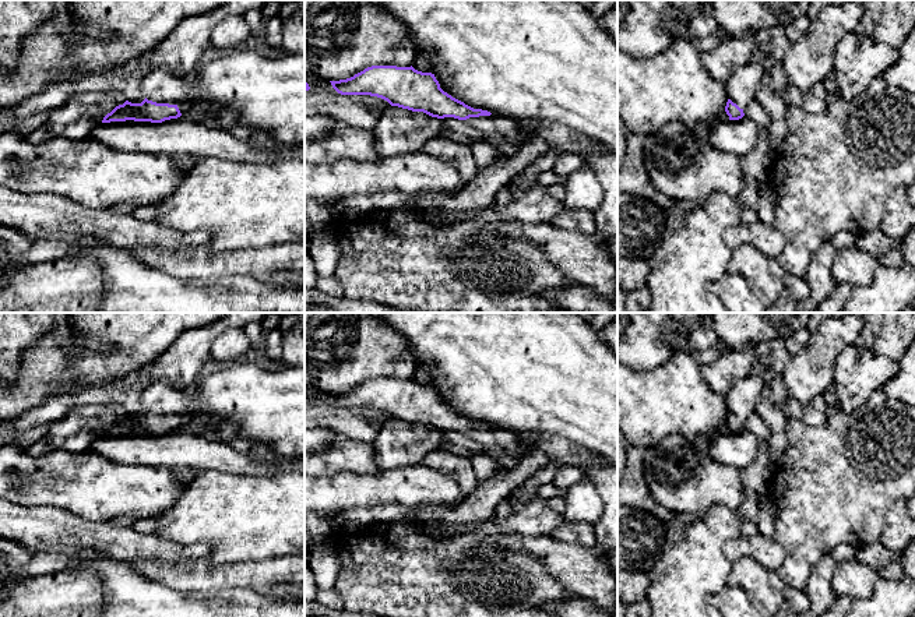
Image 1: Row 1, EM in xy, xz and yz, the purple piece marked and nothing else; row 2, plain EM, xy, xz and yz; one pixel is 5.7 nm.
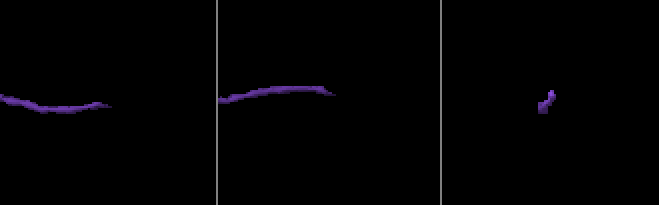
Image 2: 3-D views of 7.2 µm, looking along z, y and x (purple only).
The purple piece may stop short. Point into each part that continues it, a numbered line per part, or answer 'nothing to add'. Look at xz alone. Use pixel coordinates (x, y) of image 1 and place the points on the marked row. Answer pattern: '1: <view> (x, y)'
1: xz (495, 124)

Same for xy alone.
1: xy (161, 85)

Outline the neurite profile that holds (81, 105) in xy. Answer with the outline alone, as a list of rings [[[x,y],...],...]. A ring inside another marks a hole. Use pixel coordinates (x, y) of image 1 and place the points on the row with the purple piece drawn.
[[[122,91],[74,95],[64,105],[50,110],[46,123],[25,137],[32,144],[56,137],[73,141],[85,140],[108,113],[126,101]]]

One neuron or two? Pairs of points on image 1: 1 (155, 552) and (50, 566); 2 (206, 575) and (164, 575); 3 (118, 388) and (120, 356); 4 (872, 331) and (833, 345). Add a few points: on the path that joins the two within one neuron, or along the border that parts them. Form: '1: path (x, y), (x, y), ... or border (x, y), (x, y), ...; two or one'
1: border (39, 550), (59, 554); two
2: path (196, 575), (173, 575); one
3: border (148, 363), (120, 377), (108, 378), (87, 387); two
4: border (864, 327), (855, 344); two

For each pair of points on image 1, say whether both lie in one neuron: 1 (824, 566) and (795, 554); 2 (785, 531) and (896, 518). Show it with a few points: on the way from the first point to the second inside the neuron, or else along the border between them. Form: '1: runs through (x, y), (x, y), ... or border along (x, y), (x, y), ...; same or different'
1: border along (829, 553), (813, 568), (802, 589); different
2: border along (900, 499), (887, 511), (884, 529), (879, 540); different

